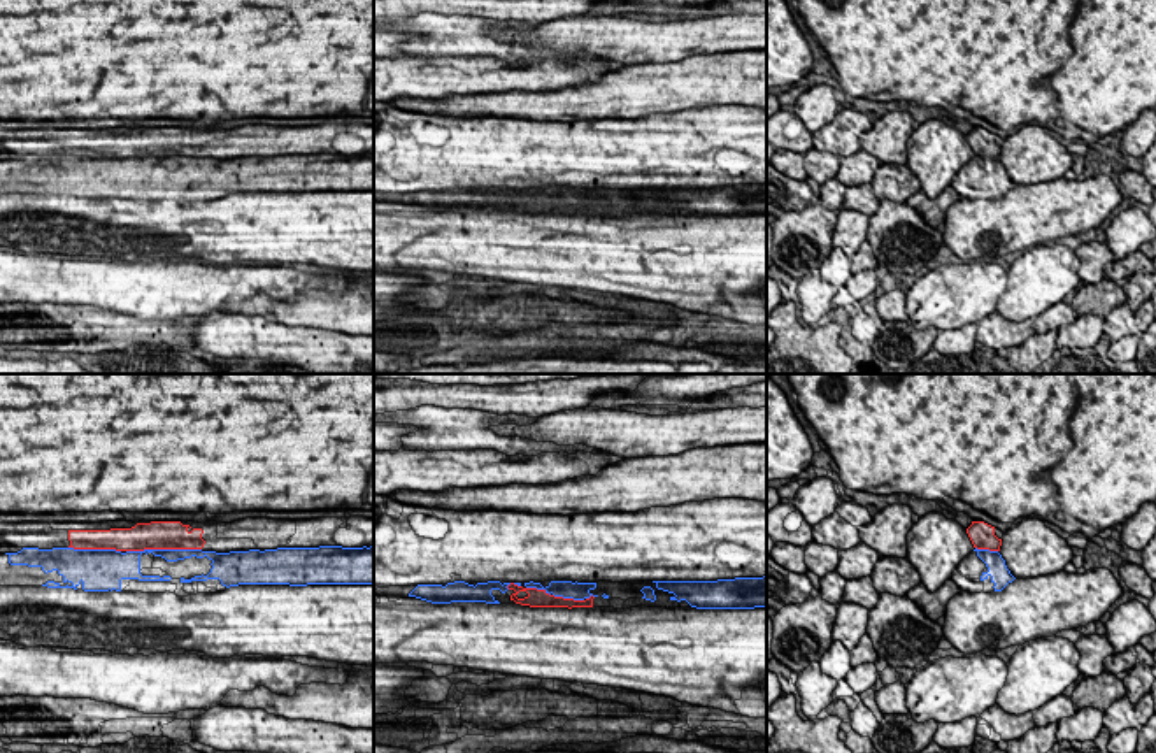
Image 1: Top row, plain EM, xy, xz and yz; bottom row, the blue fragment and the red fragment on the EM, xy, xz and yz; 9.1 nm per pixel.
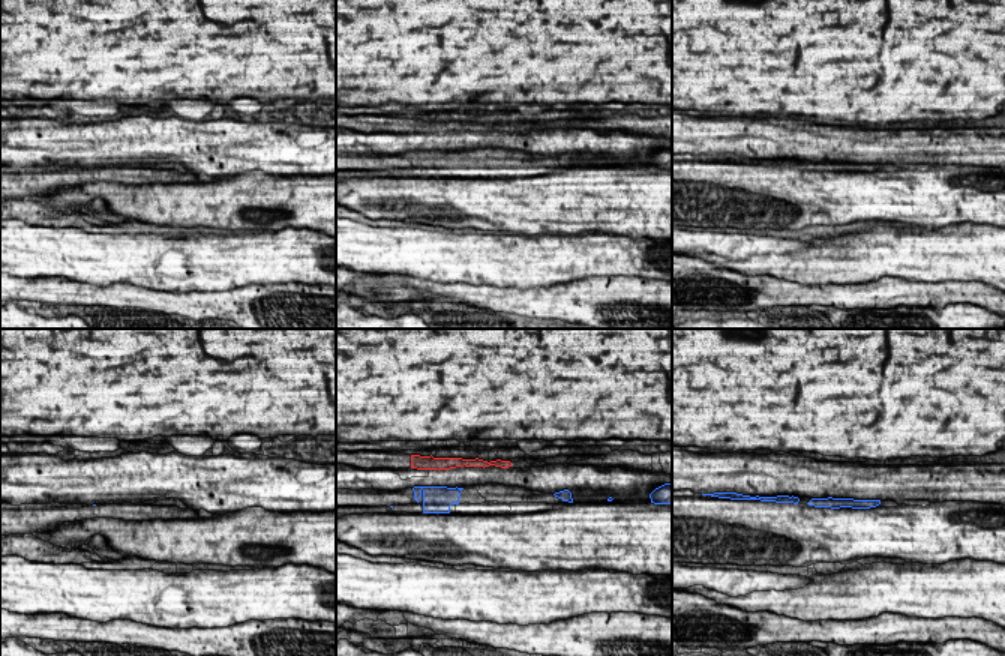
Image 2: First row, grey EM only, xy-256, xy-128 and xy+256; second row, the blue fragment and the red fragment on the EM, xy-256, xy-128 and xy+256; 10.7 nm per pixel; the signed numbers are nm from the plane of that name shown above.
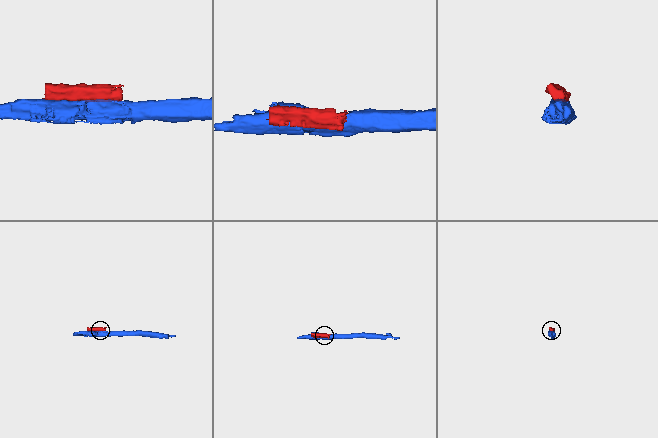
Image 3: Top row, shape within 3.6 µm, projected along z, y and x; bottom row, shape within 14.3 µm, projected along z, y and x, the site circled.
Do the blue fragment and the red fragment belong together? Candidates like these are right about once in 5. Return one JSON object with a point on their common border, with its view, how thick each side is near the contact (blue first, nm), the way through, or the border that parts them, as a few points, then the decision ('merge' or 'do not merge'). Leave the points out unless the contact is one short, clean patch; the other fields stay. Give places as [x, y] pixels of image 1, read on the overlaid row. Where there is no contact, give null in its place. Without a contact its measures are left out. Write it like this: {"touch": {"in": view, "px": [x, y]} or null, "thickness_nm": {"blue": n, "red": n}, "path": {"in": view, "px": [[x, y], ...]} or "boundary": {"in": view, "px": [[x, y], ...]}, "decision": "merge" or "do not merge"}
{"touch": {"in": "xy", "px": [164, 550]}, "thickness_nm": {"blue": 130, "red": 260}, "decision": "do not merge"}

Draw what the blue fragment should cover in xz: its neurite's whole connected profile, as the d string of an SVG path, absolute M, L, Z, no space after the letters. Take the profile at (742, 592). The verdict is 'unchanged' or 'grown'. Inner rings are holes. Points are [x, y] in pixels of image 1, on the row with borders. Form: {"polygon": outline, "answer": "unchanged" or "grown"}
{"polygon": "M767 576L717 581L653 581L658 590L668 592L670 600L686 600L696 609L754 609L767 607Z", "answer": "unchanged"}

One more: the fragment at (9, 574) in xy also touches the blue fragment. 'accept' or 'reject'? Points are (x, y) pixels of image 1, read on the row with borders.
accept

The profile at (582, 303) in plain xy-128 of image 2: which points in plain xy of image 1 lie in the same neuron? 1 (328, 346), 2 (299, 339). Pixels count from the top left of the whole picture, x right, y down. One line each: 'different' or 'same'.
1: same
2: same

